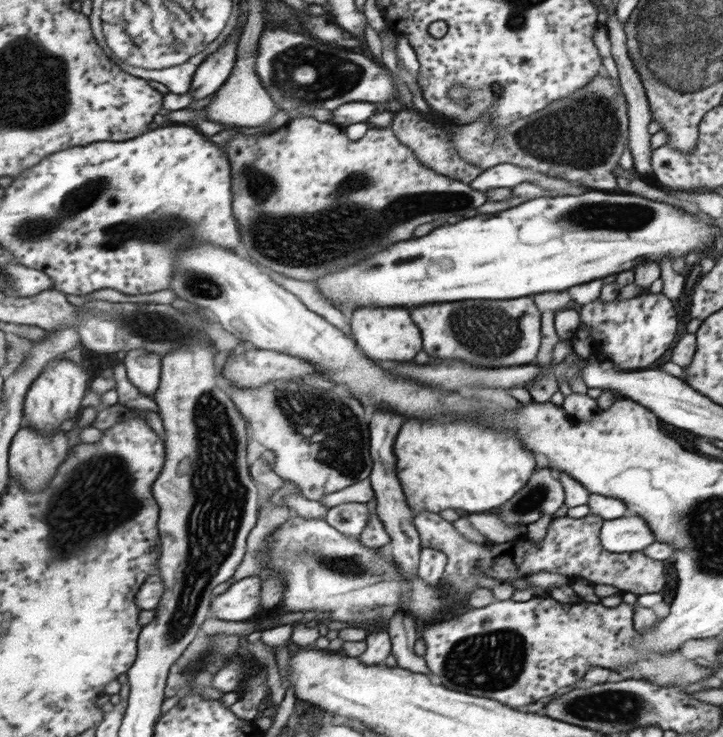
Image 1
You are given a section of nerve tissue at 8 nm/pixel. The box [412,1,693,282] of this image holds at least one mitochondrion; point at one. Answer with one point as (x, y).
(584, 133)

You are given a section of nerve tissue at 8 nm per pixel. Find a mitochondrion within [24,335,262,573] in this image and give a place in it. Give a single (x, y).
(111, 469)

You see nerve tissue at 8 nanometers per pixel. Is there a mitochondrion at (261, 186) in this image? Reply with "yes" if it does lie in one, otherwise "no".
yes

